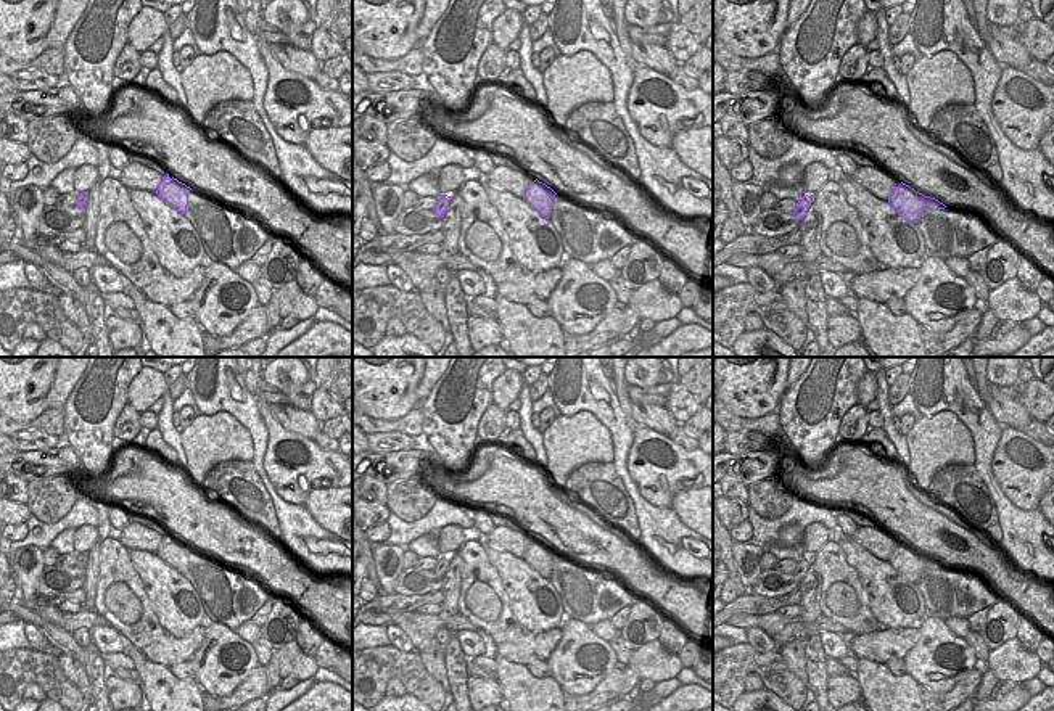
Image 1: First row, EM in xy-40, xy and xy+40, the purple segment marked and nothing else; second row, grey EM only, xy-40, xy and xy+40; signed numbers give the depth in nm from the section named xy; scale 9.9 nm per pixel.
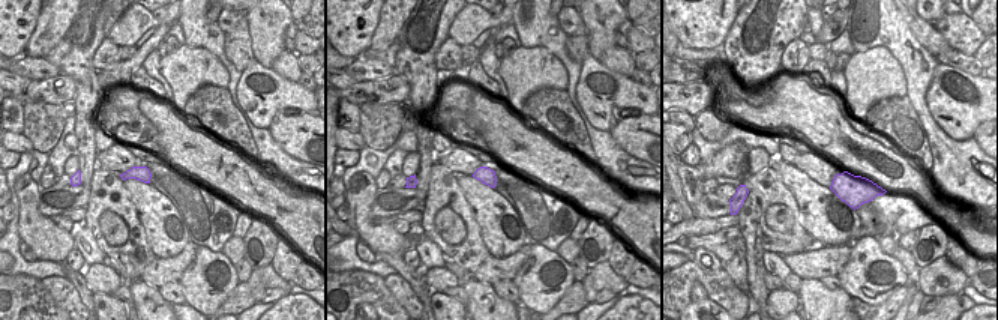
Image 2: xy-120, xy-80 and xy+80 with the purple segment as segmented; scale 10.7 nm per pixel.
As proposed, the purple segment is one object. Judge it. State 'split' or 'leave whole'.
leave whole

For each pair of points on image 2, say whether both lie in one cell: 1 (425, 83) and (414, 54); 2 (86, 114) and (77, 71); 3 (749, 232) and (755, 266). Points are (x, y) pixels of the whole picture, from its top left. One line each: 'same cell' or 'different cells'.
1: same cell
2: same cell
3: same cell

